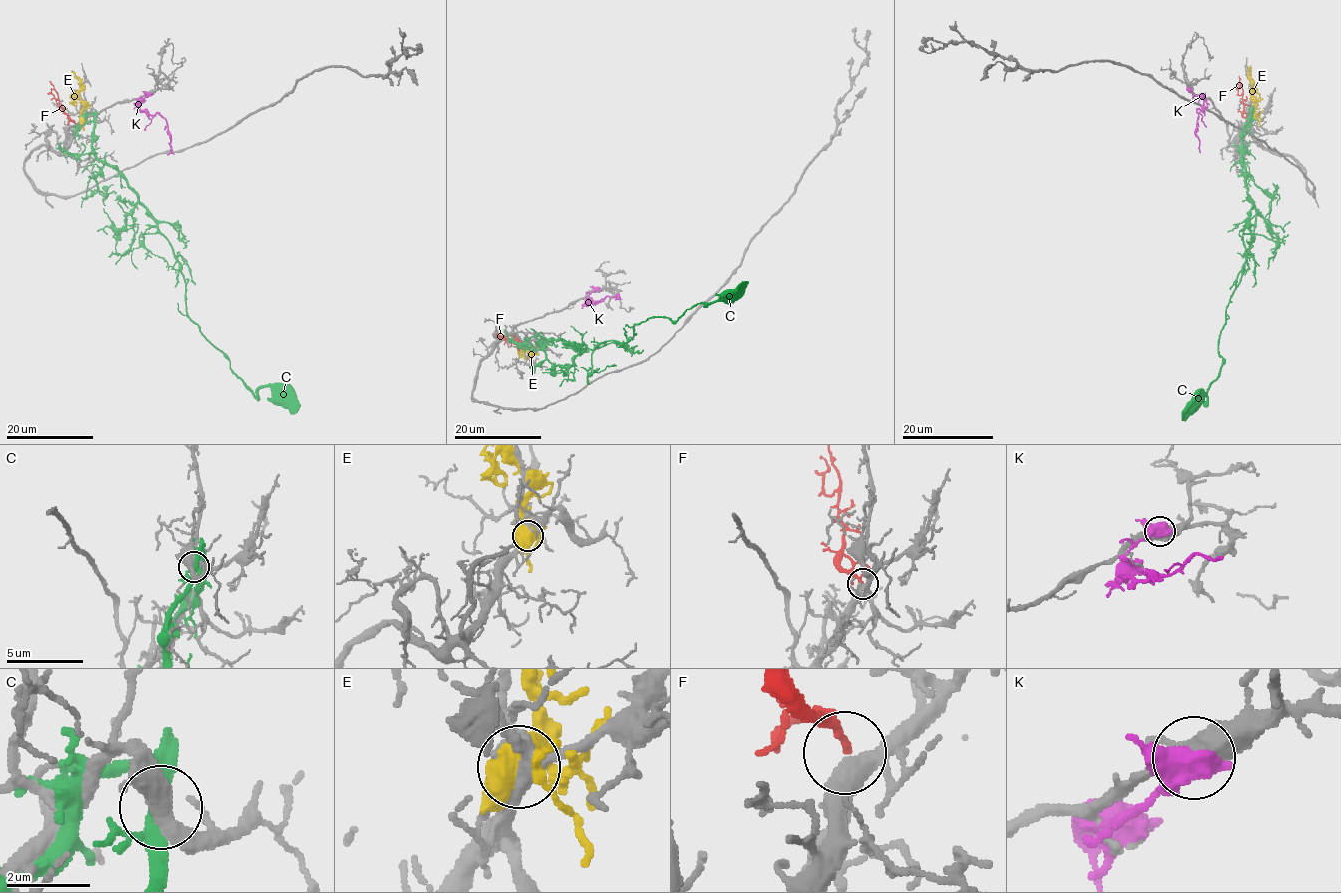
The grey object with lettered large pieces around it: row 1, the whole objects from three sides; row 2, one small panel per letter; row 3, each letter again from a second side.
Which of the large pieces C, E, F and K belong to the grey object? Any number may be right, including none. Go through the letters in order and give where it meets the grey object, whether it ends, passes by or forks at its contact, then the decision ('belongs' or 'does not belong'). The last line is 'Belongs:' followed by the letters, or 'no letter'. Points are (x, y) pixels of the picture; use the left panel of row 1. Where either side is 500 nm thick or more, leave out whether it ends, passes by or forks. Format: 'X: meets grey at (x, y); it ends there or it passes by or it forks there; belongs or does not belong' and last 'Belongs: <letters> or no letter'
C: meets grey at (95, 118); it forks there; does not belong
E: meets grey at (83, 120); does not belong
F: meets grey at (75, 124); it ends there; belongs
K: meets grey at (149, 93); does not belong
Belongs: F

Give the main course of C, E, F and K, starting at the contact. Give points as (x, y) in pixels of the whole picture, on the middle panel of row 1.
C: (542, 347), (541, 340), (593, 349), (622, 343), (633, 336), (634, 324), (676, 321), (748, 282)
E: (530, 349), (522, 345), (518, 348)
F: (523, 347), (518, 341), (510, 342), (498, 336)
K: (597, 289), (591, 294), (587, 302), (618, 295), (615, 299)

